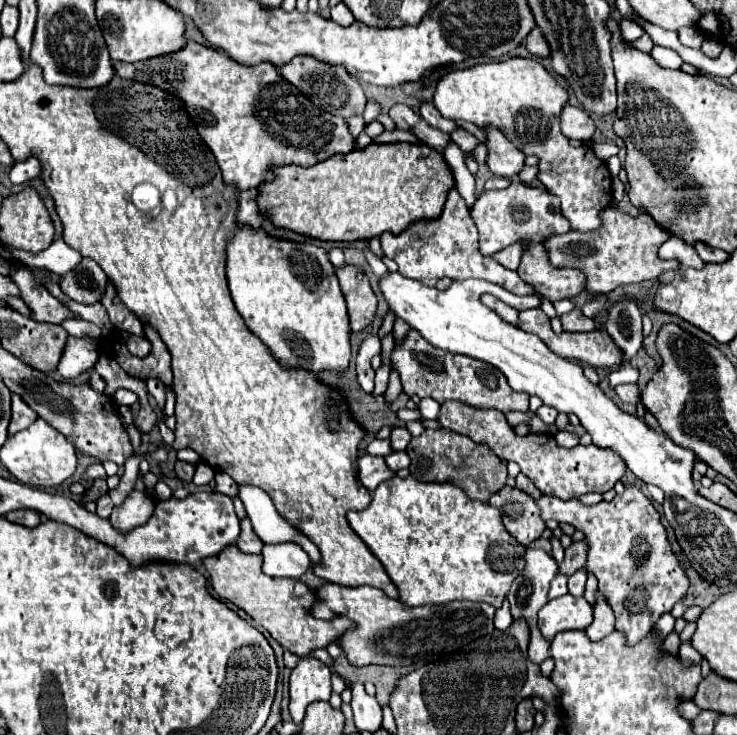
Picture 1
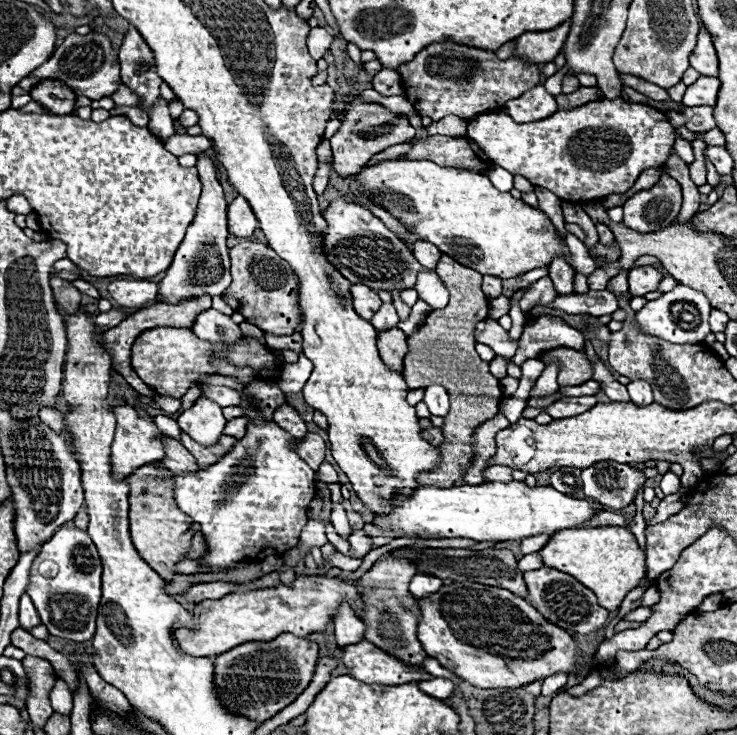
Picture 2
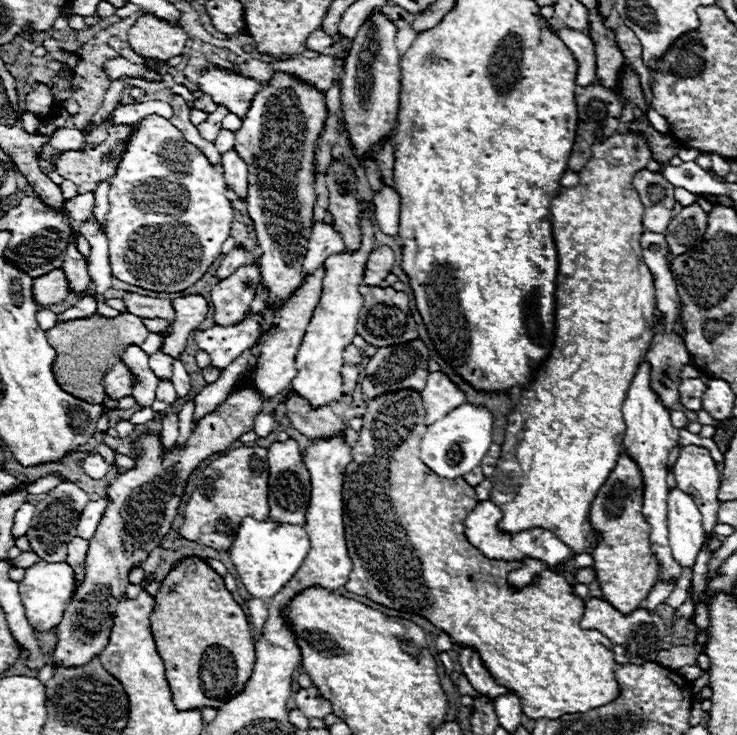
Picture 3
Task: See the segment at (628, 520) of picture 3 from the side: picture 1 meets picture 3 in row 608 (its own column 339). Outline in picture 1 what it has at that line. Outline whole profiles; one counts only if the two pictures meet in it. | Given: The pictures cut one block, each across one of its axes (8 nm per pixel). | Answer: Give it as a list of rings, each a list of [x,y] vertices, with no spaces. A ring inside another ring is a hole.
[[[236,546],[218,552],[216,556],[208,556],[204,562],[206,572],[210,574],[214,592],[236,604],[248,616],[254,618],[256,624],[266,628],[270,636],[286,650],[298,654],[300,658],[308,656],[316,648],[326,648],[330,642],[336,642],[348,628],[352,628],[352,620],[344,616],[336,616],[334,620],[318,620],[308,608],[316,602],[314,592],[294,578],[270,578],[262,572],[262,556],[252,556],[240,552]]]

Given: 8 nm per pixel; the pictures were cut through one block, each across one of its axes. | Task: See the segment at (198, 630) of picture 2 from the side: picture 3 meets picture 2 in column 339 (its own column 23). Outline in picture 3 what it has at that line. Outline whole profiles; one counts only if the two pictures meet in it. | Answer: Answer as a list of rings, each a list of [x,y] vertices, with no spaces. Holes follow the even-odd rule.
[[[40,560],[34,566],[26,568],[26,576],[18,584],[18,592],[20,592],[22,604],[24,604],[26,618],[34,626],[34,630],[46,632],[46,630],[56,628],[60,624],[60,620],[62,620],[64,608],[72,600],[74,590],[76,590],[74,572],[66,562],[42,562]]]

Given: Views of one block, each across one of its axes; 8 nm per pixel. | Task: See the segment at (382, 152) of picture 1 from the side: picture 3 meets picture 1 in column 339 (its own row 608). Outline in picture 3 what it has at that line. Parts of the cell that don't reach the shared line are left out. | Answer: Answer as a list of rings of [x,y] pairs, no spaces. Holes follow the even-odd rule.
[[[186,558],[170,570],[162,582],[162,588],[156,592],[156,606],[150,620],[158,654],[166,666],[172,702],[178,710],[220,710],[230,698],[244,690],[254,666],[254,638],[250,638],[250,624],[244,610],[226,590],[222,576],[218,576],[202,558]]]

